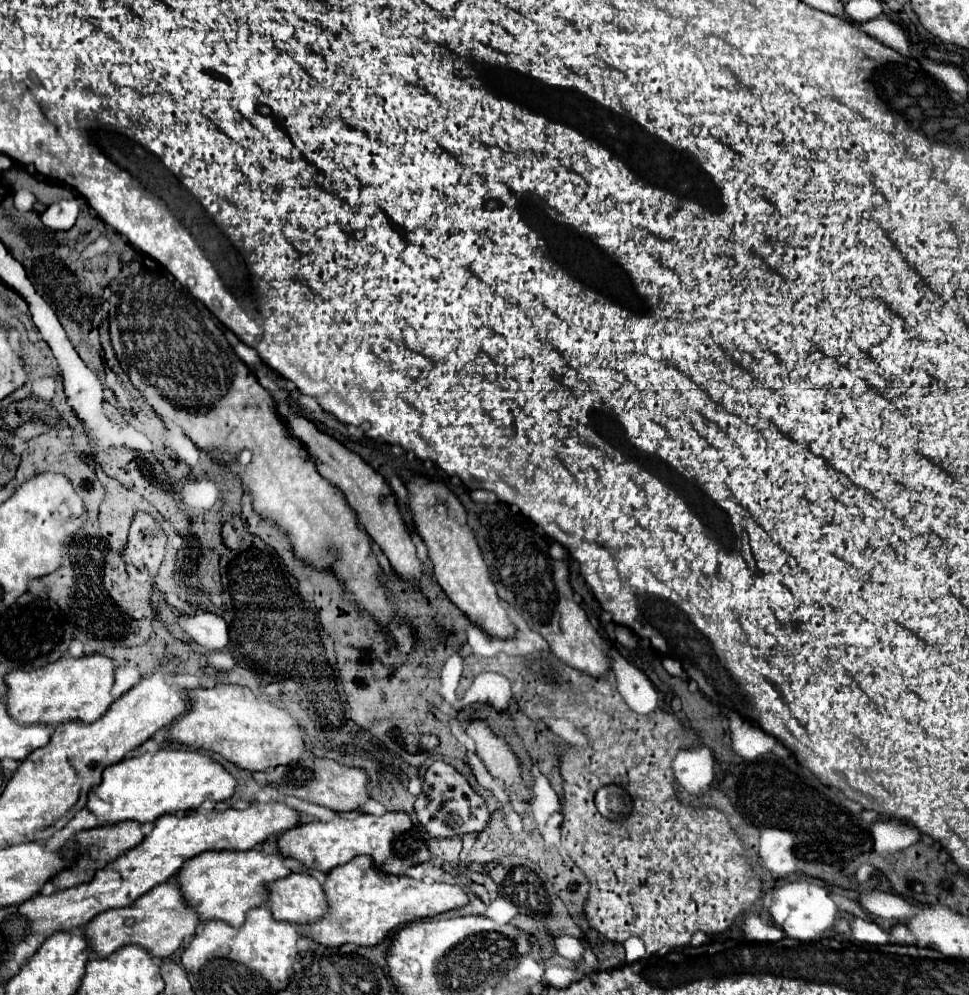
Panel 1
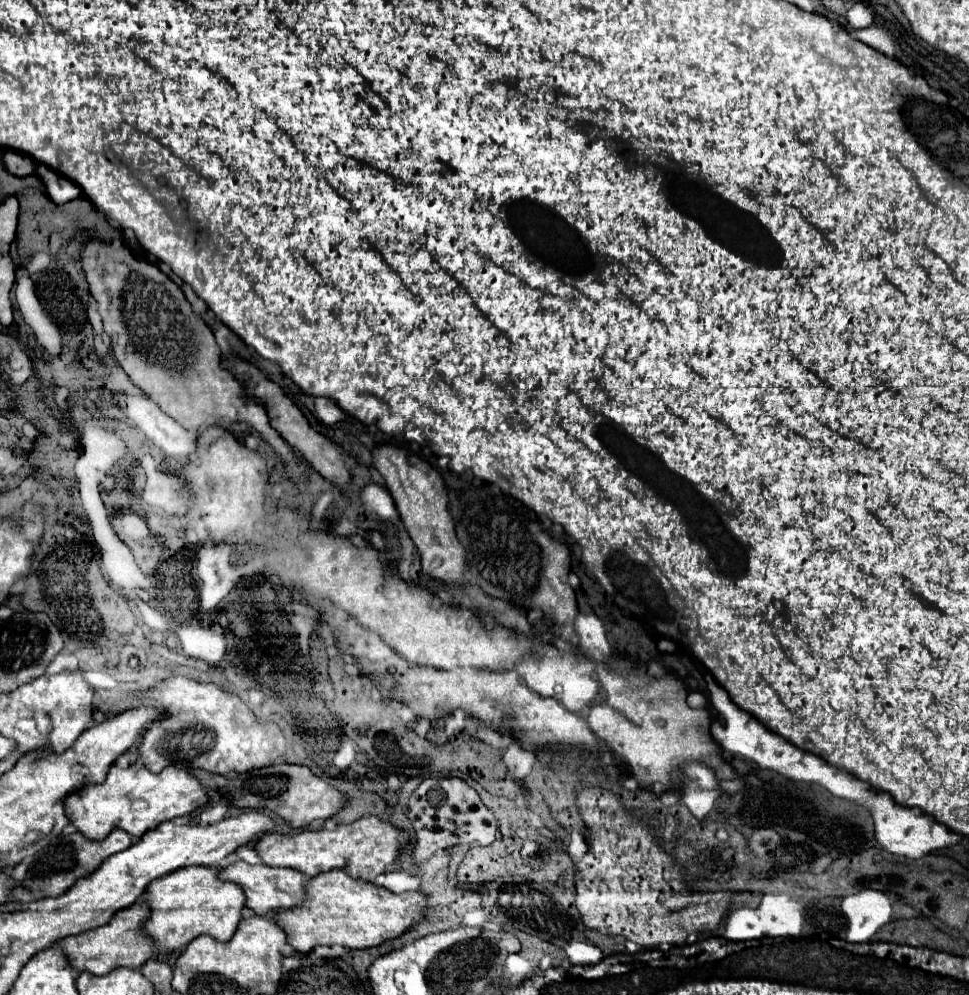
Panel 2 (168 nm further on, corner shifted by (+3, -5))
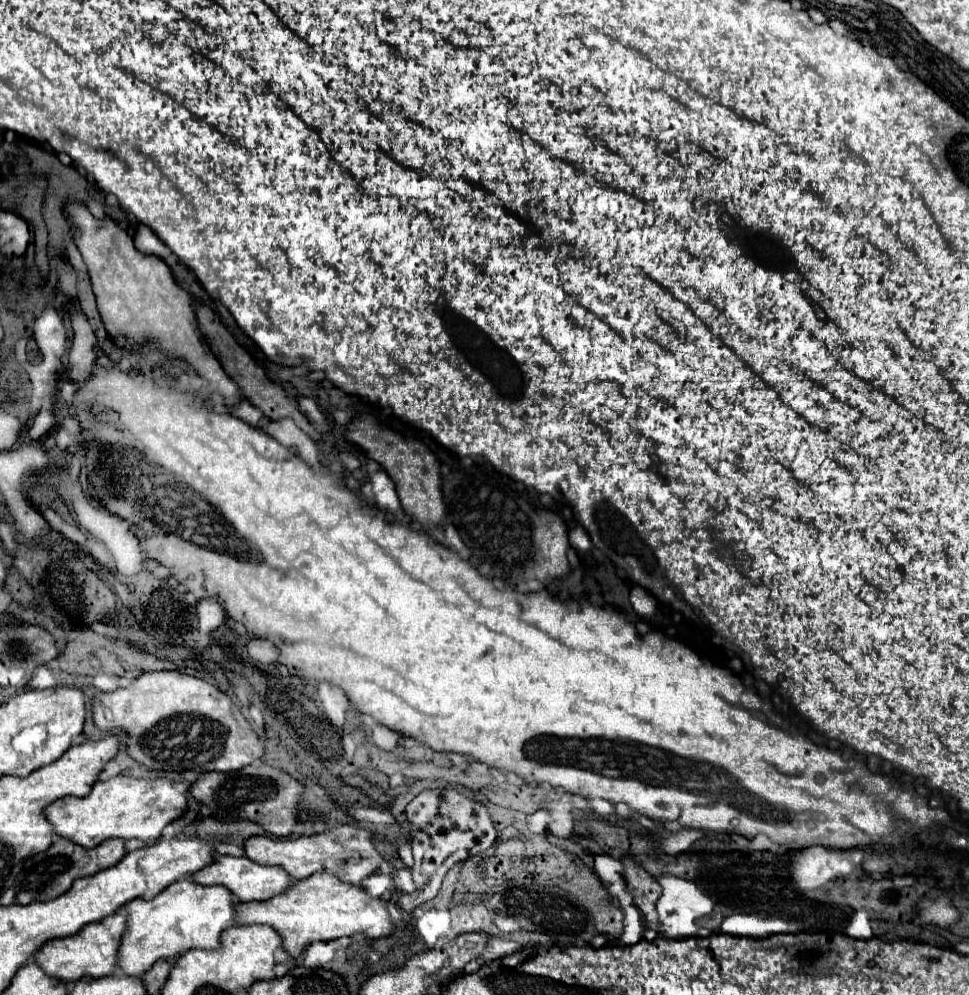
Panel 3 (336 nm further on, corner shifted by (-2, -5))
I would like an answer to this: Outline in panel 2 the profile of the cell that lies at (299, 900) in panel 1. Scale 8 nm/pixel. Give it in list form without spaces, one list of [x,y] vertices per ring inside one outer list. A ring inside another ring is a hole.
[[[235,862],[229,864],[227,868],[221,870],[219,874],[221,880],[229,880],[229,882],[237,882],[247,896],[245,906],[251,908],[257,916],[265,916],[269,918],[271,912],[279,912],[279,910],[289,910],[301,902],[305,902],[307,898],[307,878],[305,874],[293,870],[293,868],[271,868],[267,864],[247,864],[247,862]]]

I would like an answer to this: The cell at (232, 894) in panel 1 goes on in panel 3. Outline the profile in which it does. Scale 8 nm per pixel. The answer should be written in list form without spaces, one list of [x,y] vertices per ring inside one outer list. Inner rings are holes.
[[[182,878],[166,886],[152,900],[132,900],[124,906],[128,914],[122,950],[118,950],[118,968],[130,976],[142,976],[156,960],[174,958],[194,948],[220,946],[220,932],[234,920],[234,902],[224,886],[200,886]]]

